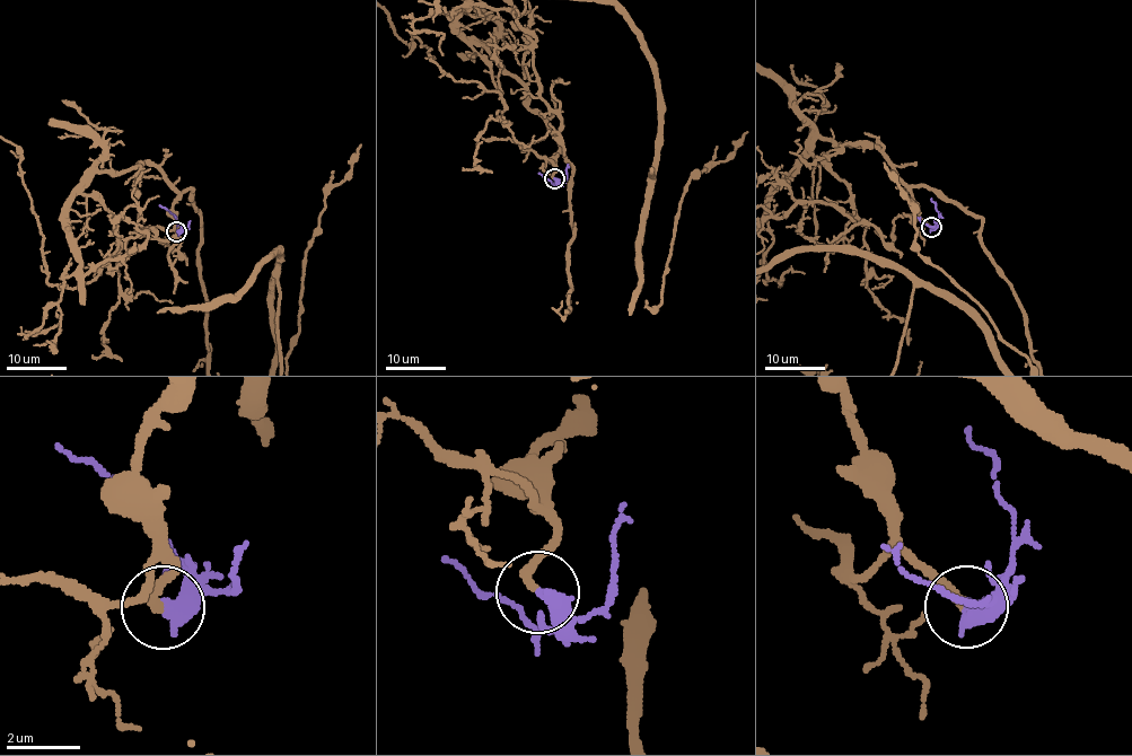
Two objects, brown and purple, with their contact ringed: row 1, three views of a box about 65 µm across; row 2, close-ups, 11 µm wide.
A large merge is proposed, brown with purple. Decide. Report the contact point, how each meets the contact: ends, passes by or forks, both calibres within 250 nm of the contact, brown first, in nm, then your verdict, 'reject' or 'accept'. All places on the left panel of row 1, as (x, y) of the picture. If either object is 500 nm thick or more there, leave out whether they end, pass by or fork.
at (176, 231); 280 nm thick on the brown side, 500 nm on the other; accept

